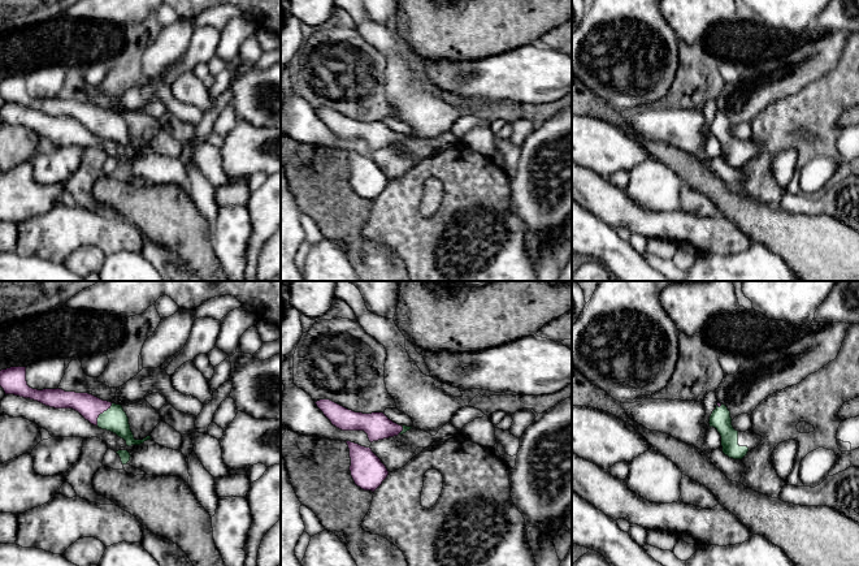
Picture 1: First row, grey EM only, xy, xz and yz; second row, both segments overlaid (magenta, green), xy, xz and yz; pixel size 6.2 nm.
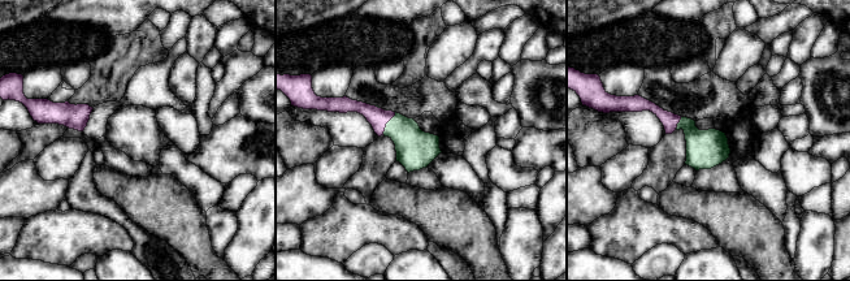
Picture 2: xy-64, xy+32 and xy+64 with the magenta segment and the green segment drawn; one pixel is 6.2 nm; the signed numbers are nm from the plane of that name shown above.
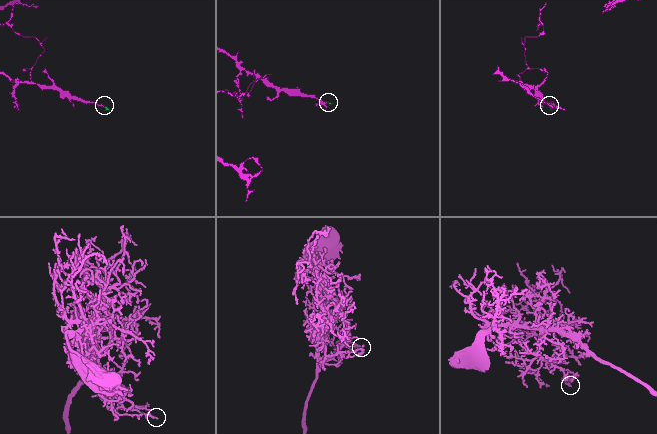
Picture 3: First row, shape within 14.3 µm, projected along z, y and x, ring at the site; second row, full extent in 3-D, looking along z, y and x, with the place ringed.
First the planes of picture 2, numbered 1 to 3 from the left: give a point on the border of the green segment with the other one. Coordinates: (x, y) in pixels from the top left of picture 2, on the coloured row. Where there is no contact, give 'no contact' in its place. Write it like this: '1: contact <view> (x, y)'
1: no contact
2: contact xy+32 (386, 122)
3: contact xy+64 (679, 121)

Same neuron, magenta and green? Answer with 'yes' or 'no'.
yes

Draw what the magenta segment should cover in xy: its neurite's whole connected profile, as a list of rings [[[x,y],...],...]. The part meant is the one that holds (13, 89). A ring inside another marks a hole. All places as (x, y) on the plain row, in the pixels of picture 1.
[[[10,75],[0,79],[0,95],[4,98],[5,103],[14,103],[23,107],[30,107],[38,109],[45,115],[55,117],[73,117],[78,120],[86,129],[91,133],[97,134],[101,138],[110,139],[116,142],[118,146],[126,150],[127,155],[140,154],[147,148],[151,148],[151,144],[147,144],[143,148],[135,148],[134,143],[130,138],[129,126],[123,120],[121,113],[116,113],[108,109],[103,109],[88,101],[75,101],[75,100],[65,100],[62,98],[32,98],[27,94],[26,90],[26,75]]]

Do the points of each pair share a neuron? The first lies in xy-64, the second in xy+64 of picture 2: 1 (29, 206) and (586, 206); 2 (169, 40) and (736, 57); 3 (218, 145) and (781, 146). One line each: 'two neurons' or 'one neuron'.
1: one neuron
2: one neuron
3: two neurons

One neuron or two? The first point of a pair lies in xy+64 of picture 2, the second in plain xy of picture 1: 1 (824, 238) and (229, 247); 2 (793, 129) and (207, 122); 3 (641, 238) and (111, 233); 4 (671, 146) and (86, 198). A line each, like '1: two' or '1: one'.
1: one
2: two
3: one
4: one

